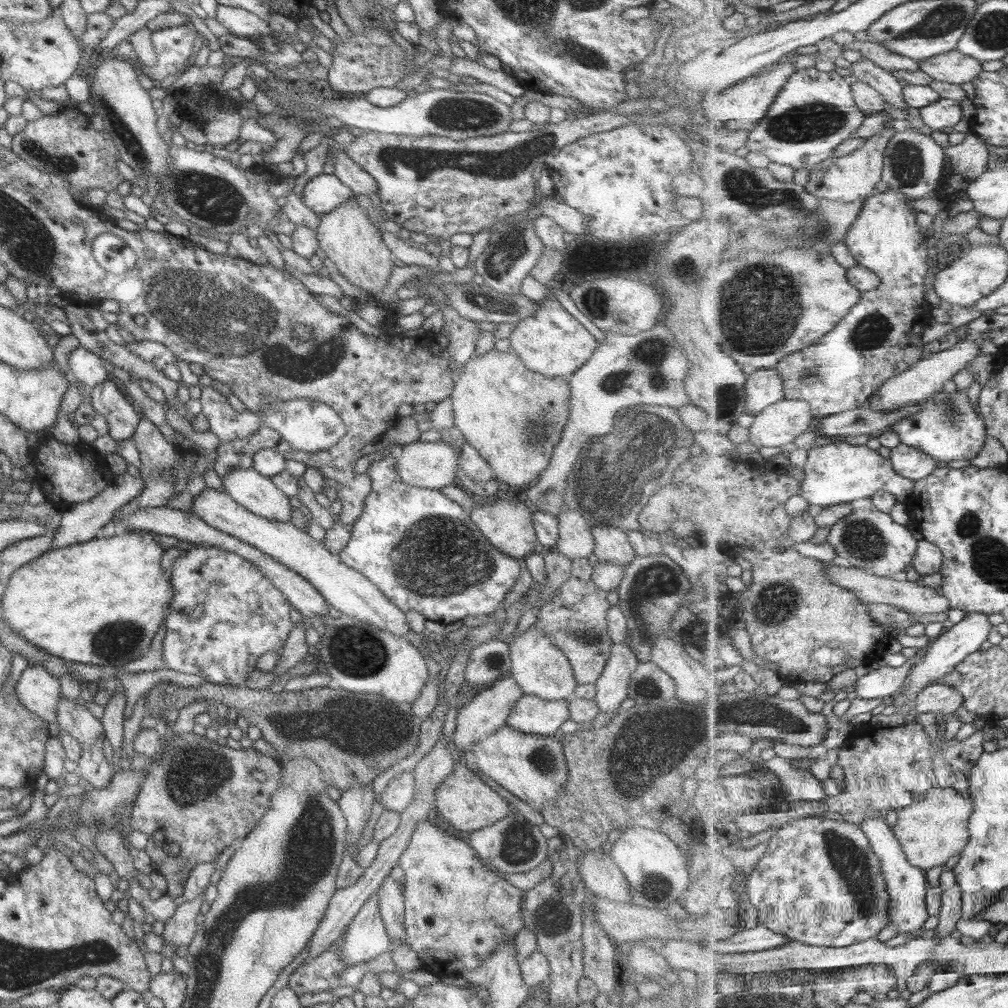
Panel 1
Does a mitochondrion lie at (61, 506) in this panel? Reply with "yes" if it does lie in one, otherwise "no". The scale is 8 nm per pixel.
no

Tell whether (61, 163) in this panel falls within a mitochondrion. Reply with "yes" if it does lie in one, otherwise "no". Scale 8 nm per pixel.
yes

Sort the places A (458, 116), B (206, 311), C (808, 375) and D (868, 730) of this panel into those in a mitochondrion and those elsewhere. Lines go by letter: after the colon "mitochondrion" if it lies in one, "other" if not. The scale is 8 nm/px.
A: mitochondrion
B: mitochondrion
C: mitochondrion
D: other

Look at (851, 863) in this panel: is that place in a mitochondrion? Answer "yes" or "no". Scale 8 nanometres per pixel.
yes

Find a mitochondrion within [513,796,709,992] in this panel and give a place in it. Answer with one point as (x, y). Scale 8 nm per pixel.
(655, 884)

